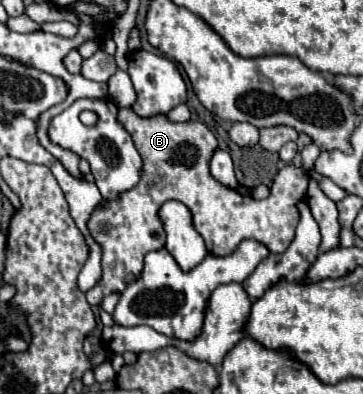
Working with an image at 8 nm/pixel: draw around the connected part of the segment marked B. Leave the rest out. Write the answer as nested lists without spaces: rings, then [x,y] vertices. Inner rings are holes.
[[[120,109],[118,123],[134,139],[142,157],[142,171],[138,185],[116,199],[98,205],[88,219],[88,231],[102,247],[102,277],[86,293],[88,299],[94,299],[96,307],[108,293],[122,293],[140,277],[146,253],[164,247],[166,233],[158,221],[158,209],[168,199],[184,201],[192,213],[194,228],[203,237],[206,249],[212,255],[230,255],[244,239],[260,241],[270,249],[270,253],[284,253],[288,249],[300,217],[298,203],[306,199],[308,191],[308,175],[302,167],[292,163],[284,165],[274,177],[270,197],[258,201],[222,185],[210,175],[208,163],[218,149],[218,141],[202,121],[172,123],[166,115],[144,119],[132,109]],[[104,215],[108,215],[108,233],[102,233],[100,229],[100,223],[106,219]]]

